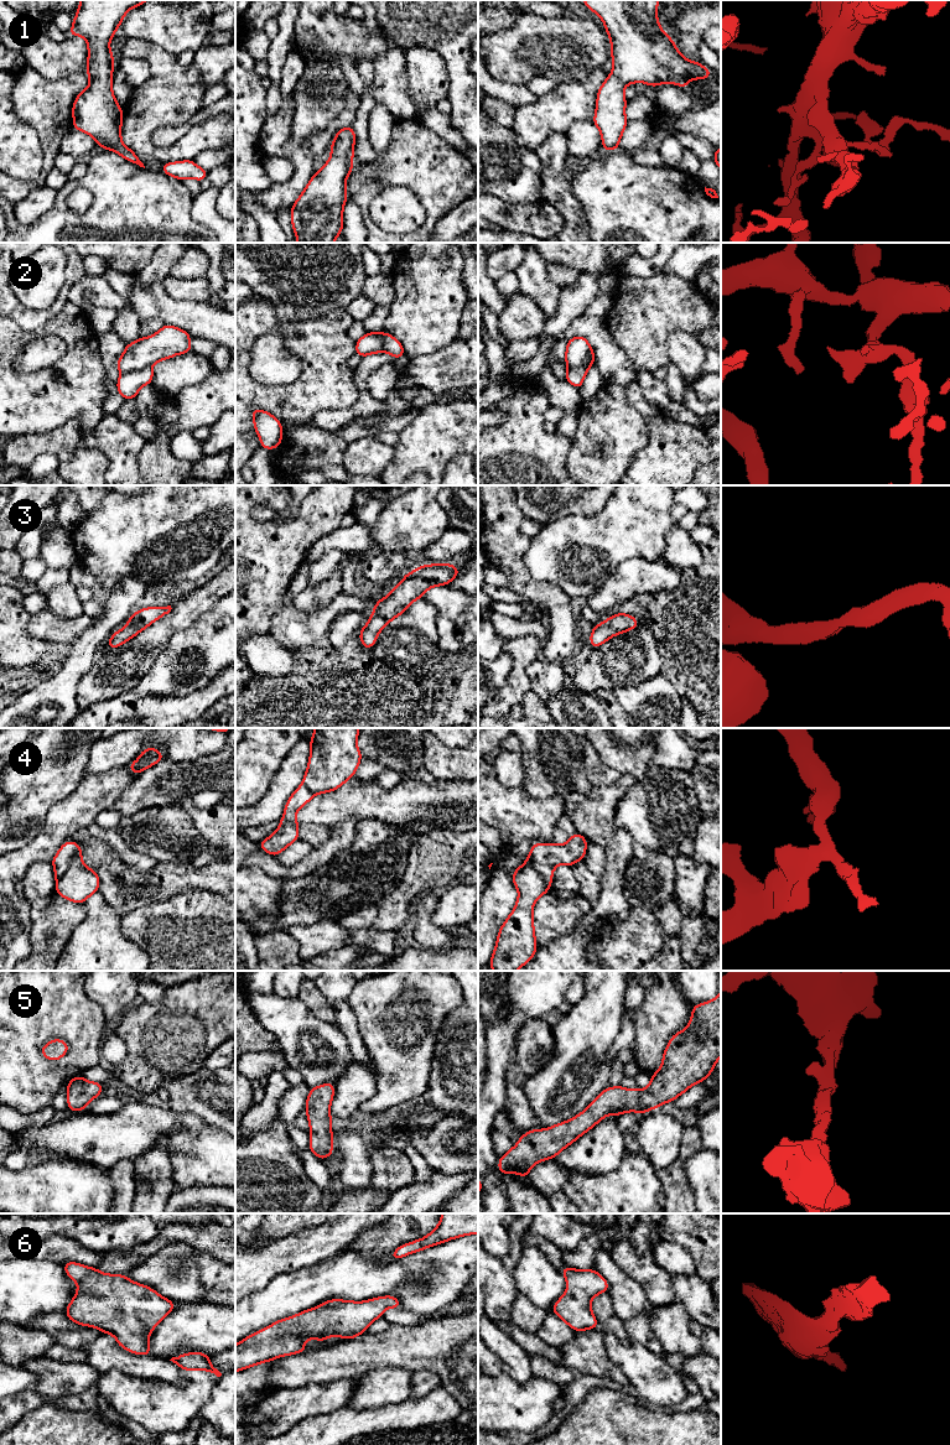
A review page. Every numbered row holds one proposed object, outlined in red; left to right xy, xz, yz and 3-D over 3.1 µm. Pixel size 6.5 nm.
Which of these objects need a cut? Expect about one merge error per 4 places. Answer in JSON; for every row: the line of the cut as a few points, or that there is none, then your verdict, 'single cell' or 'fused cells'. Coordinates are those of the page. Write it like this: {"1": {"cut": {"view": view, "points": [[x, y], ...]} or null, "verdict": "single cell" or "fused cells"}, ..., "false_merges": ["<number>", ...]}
{"1": {"cut": null, "verdict": "single cell"}, "2": {"cut": null, "verdict": "single cell"}, "3": {"cut": null, "verdict": "single cell"}, "4": {"cut": {"view": "xy", "points": [[79, 847], [67, 869], [56, 880]]}, "verdict": "fused cells"}, "5": {"cut": null, "verdict": "single cell"}, "6": {"cut": null, "verdict": "single cell"}, "false_merges": ["4"]}

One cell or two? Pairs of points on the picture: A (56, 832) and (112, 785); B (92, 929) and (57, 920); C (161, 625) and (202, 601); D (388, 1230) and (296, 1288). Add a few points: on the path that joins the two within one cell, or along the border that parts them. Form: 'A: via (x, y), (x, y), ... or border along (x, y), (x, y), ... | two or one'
A: via (69, 819), (98, 791) | one
B: border along (83, 904), (84, 918), (73, 930), (62, 950) | two
C: via (171, 623), (192, 606) | one
D: border along (344, 1249), (352, 1249), (363, 1257), (382, 1258) | two

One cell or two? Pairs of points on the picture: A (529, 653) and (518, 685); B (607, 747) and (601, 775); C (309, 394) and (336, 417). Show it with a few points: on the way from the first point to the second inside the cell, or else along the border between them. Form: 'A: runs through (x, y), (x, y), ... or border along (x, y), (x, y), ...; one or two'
A: runs through (522, 660), (518, 677); one
B: border along (590, 741), (600, 758), (621, 774); two
C: border along (354, 401), (346, 409), (321, 409), (309, 420); two

